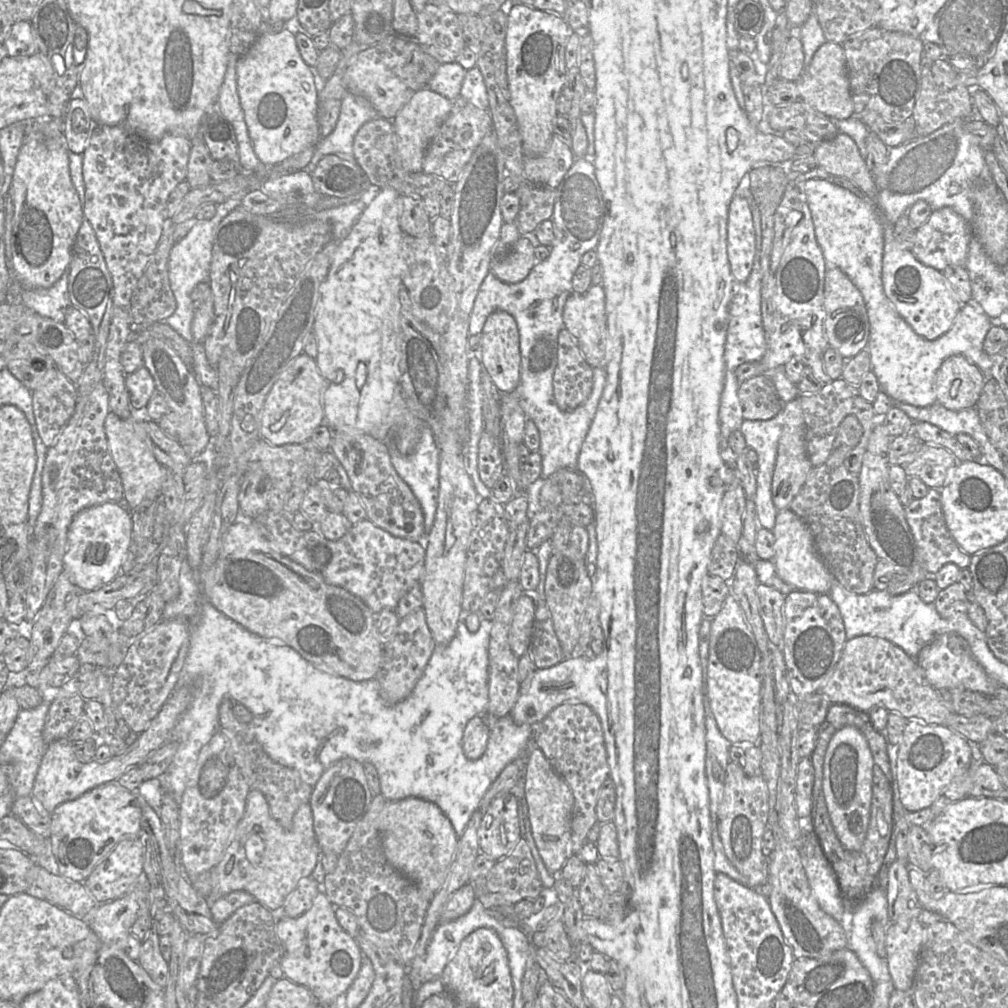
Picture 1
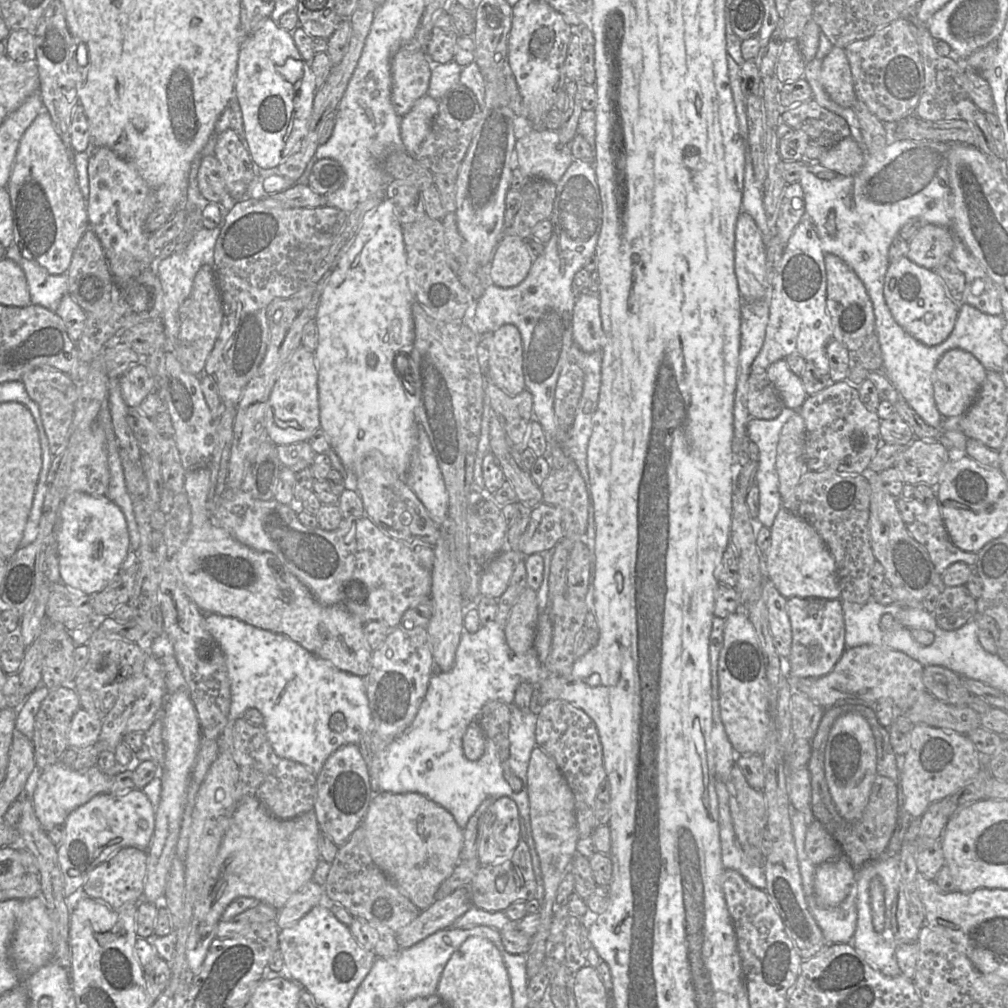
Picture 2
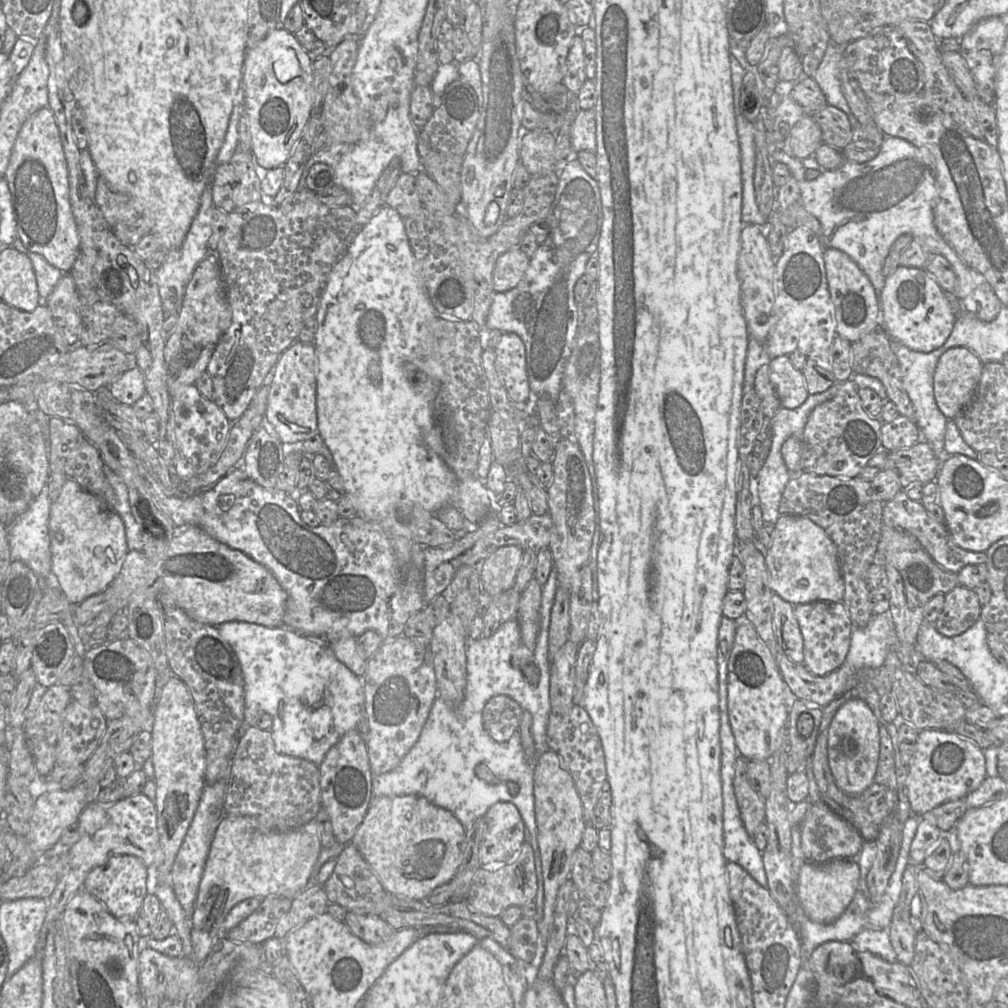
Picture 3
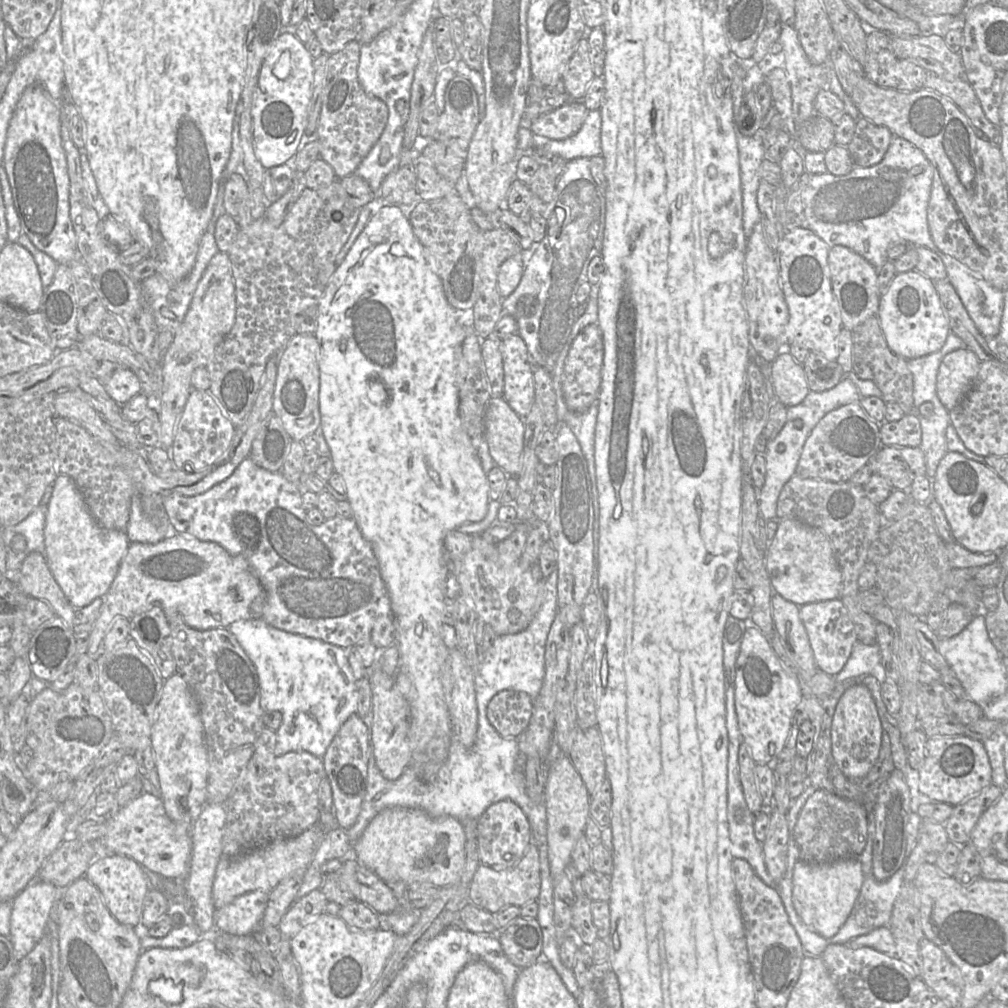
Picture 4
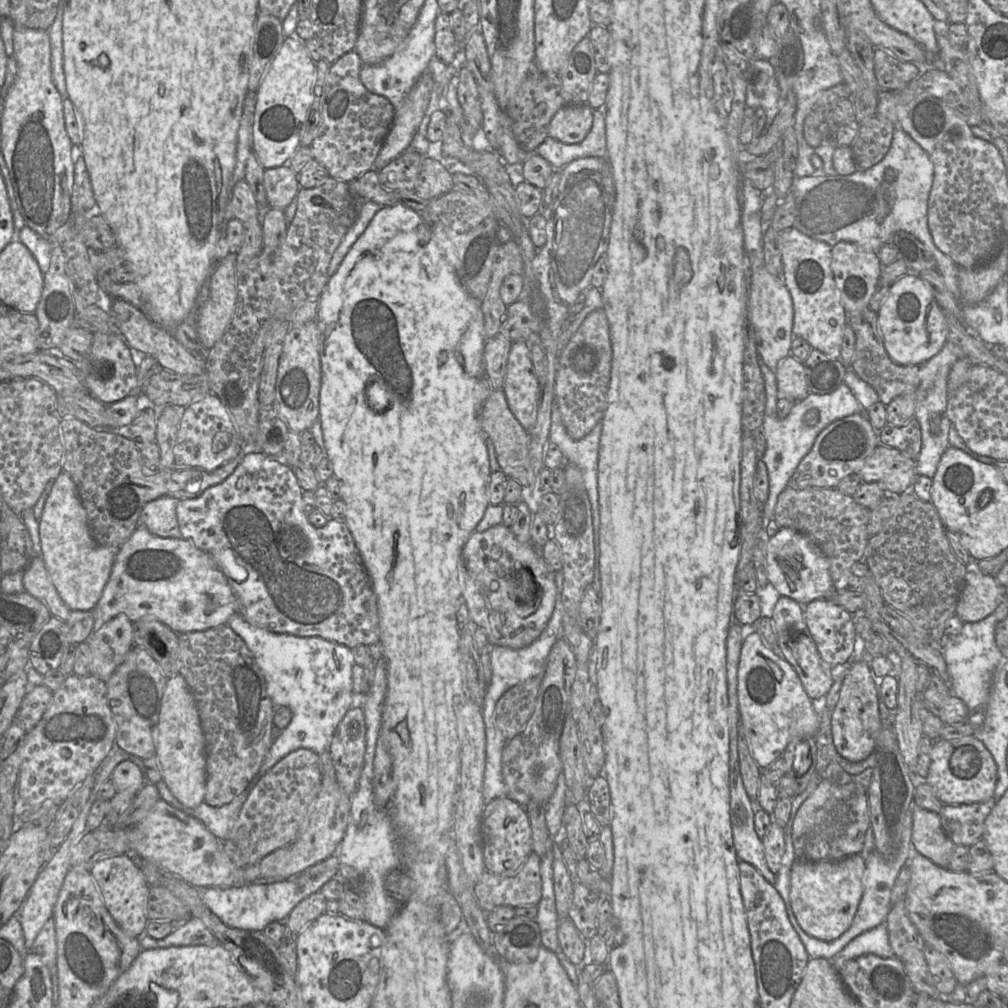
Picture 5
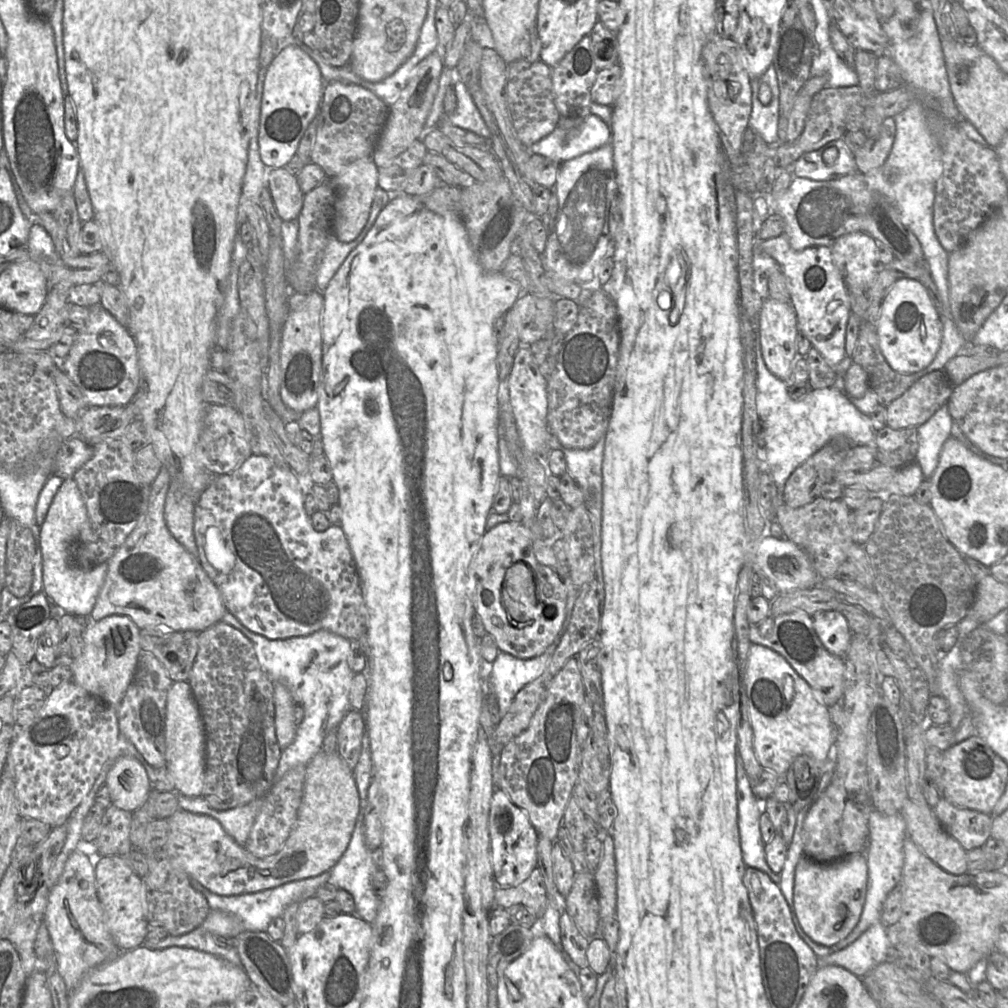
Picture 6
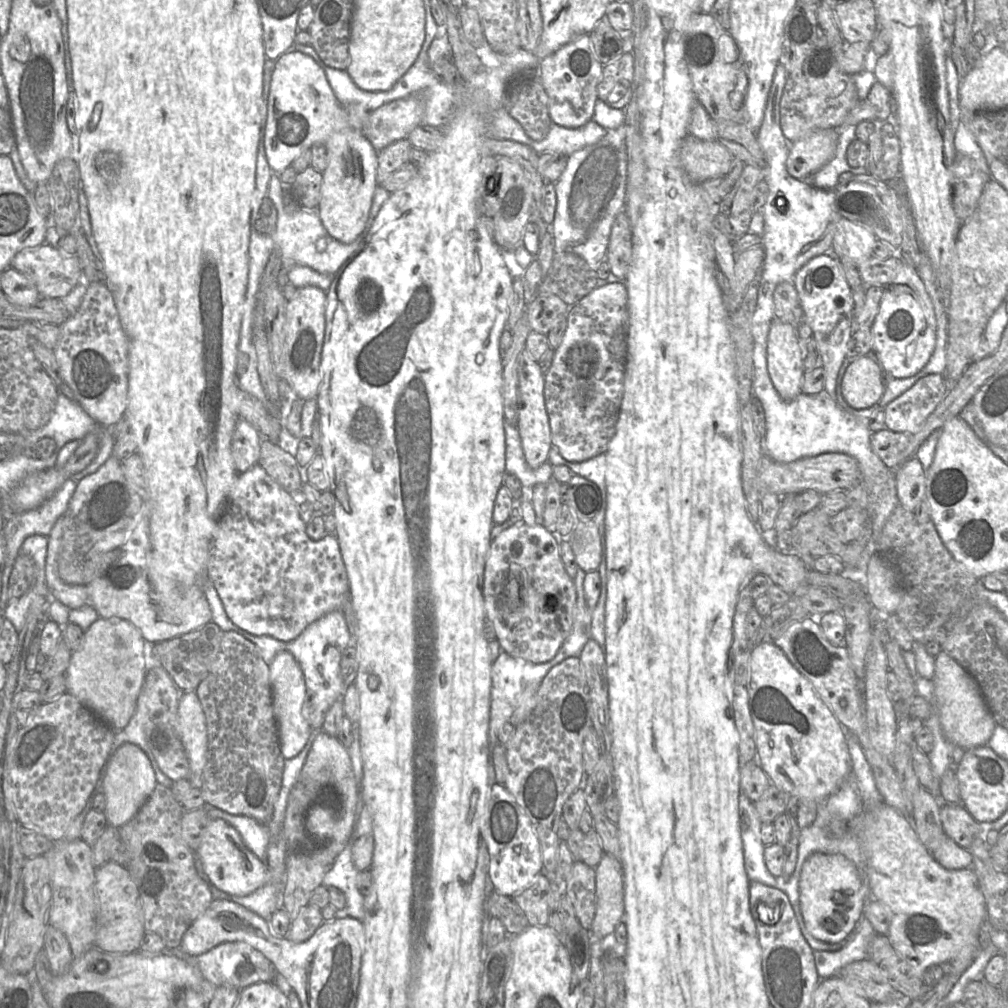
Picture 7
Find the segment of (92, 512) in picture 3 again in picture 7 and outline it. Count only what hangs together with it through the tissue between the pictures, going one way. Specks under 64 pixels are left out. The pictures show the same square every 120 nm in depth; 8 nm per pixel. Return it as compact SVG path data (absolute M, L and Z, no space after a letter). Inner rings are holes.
M63 516L53 526L48 535L48 547L45 566L45 580L52 600L60 601L69 609L89 604L87 585L65 583L58 573L58 553L63 533Z

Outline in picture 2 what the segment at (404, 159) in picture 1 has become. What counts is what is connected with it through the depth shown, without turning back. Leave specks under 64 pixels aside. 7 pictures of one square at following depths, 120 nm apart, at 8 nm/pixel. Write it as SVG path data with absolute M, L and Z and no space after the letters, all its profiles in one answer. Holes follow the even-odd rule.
M428 94L419 98L411 110L401 117L400 134L405 150L415 156L438 112L438 101Z

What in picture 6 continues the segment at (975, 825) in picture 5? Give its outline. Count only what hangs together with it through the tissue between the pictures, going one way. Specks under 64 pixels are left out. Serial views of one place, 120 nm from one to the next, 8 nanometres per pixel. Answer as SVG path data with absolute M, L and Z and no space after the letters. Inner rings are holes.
M941 797L933 808L943 829L953 837L965 851L981 848L990 838L992 814L960 808Z

